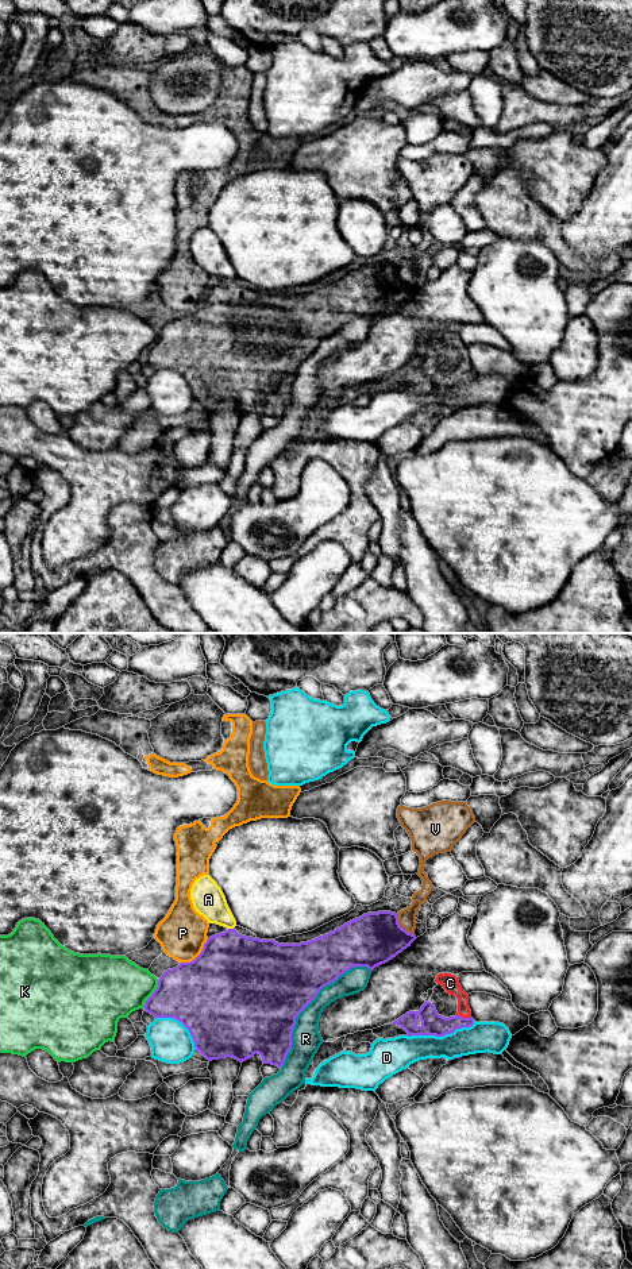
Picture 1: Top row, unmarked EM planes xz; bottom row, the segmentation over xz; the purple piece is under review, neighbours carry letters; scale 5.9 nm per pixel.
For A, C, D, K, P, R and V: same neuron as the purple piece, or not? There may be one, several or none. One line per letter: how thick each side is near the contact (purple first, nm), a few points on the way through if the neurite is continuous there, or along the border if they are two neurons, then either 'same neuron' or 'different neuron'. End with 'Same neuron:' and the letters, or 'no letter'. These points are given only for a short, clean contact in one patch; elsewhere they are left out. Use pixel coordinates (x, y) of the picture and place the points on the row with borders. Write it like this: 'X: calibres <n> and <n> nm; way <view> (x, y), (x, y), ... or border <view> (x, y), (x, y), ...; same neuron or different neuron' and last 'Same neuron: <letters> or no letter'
A: calibres 440 and 190 nm; border xz (228, 928), (232, 929); different neuron
C: calibres 140 and 100 nm; way xz (432, 1023), (453, 1023), (462, 1017), (462, 996), (450, 983); same neuron
D: calibres 140 and 190 nm; different neuron
K: calibres 380 and 380 nm; border xz (158, 980), (157, 988), (143, 1007); different neuron
P: calibres 500 and 280 nm; way xz (231, 982), (199, 955), (187, 942), (182, 933); same neuron
R: calibres 480 and 180 nm; different neuron
V: calibres 320 and 110 nm; border xz (396, 914), (397, 922), (413, 934); different neuron
Same neuron: C, P

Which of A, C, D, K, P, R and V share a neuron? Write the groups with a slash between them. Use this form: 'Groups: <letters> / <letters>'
Groups: A / C P / D / K / R / V

